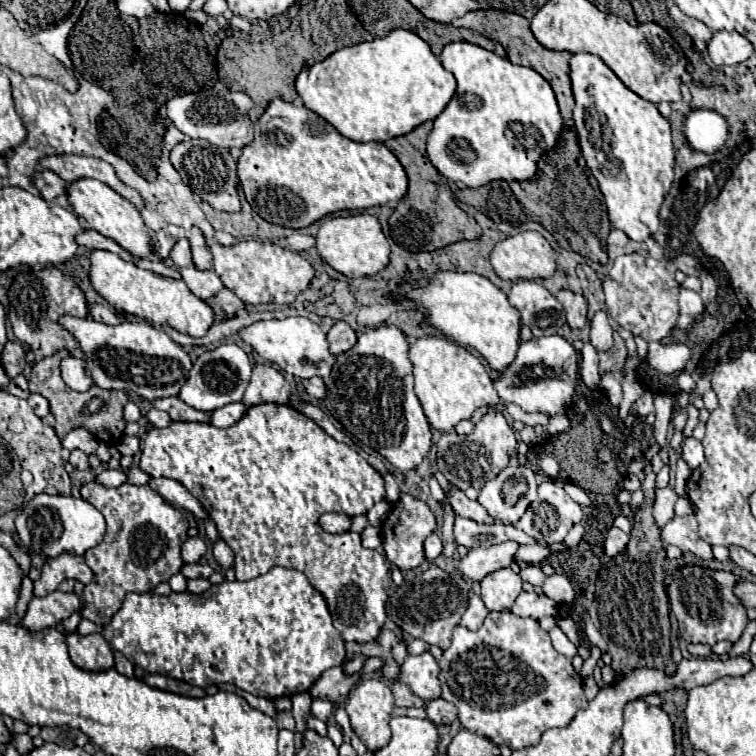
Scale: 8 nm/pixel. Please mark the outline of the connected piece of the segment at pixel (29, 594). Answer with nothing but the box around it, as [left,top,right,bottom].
[17,576,33,618]

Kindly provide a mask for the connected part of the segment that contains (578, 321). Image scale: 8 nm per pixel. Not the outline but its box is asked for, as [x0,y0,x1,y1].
[555,290,587,328]

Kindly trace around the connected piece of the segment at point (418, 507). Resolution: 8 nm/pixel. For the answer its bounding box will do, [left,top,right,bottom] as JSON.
[383,494,437,570]

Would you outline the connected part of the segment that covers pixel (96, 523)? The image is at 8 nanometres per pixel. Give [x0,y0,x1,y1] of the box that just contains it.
[15,494,105,558]

